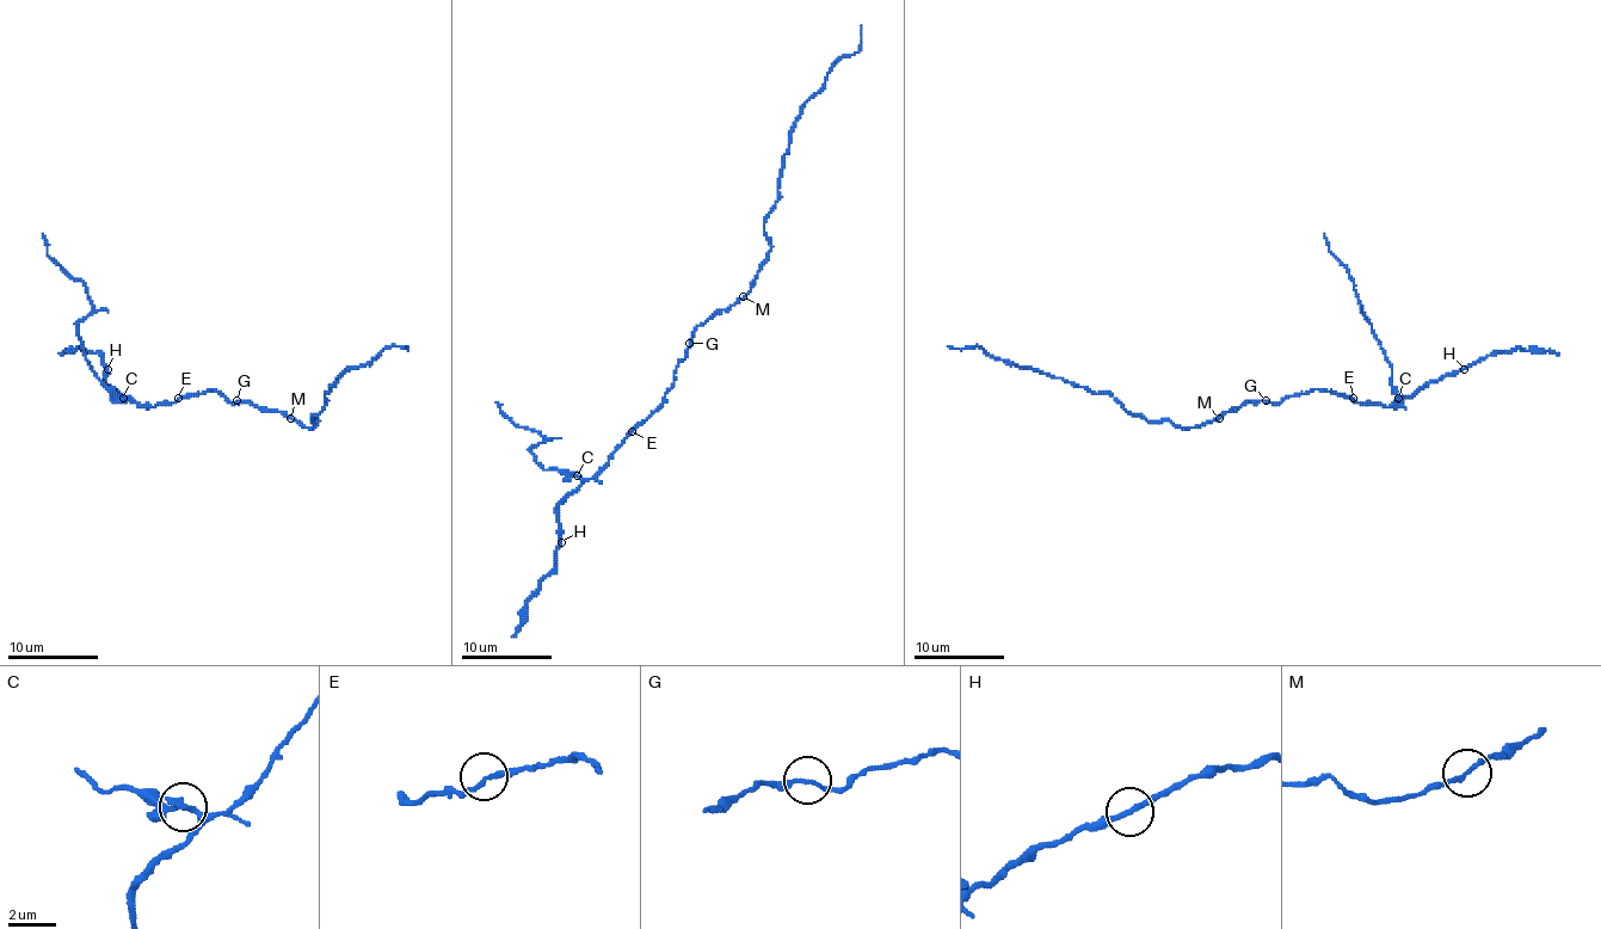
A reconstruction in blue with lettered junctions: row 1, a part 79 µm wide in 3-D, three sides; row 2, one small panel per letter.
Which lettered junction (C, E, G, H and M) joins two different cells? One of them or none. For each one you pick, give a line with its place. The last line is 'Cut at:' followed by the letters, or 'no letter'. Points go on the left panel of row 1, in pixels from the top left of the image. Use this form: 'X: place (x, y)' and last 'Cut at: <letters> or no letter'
C: place (123, 398)
Cut at: C

